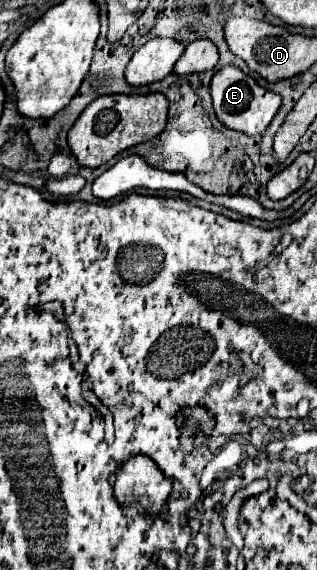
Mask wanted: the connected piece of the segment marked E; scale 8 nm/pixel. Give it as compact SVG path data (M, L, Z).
M224 66L212 76L210 94L212 94L212 100L214 100L216 118L226 128L236 130L236 132L244 132L248 136L264 134L264 130L270 126L272 118L276 116L276 112L280 108L280 96L276 92L262 88L252 76L244 74L236 66Z

